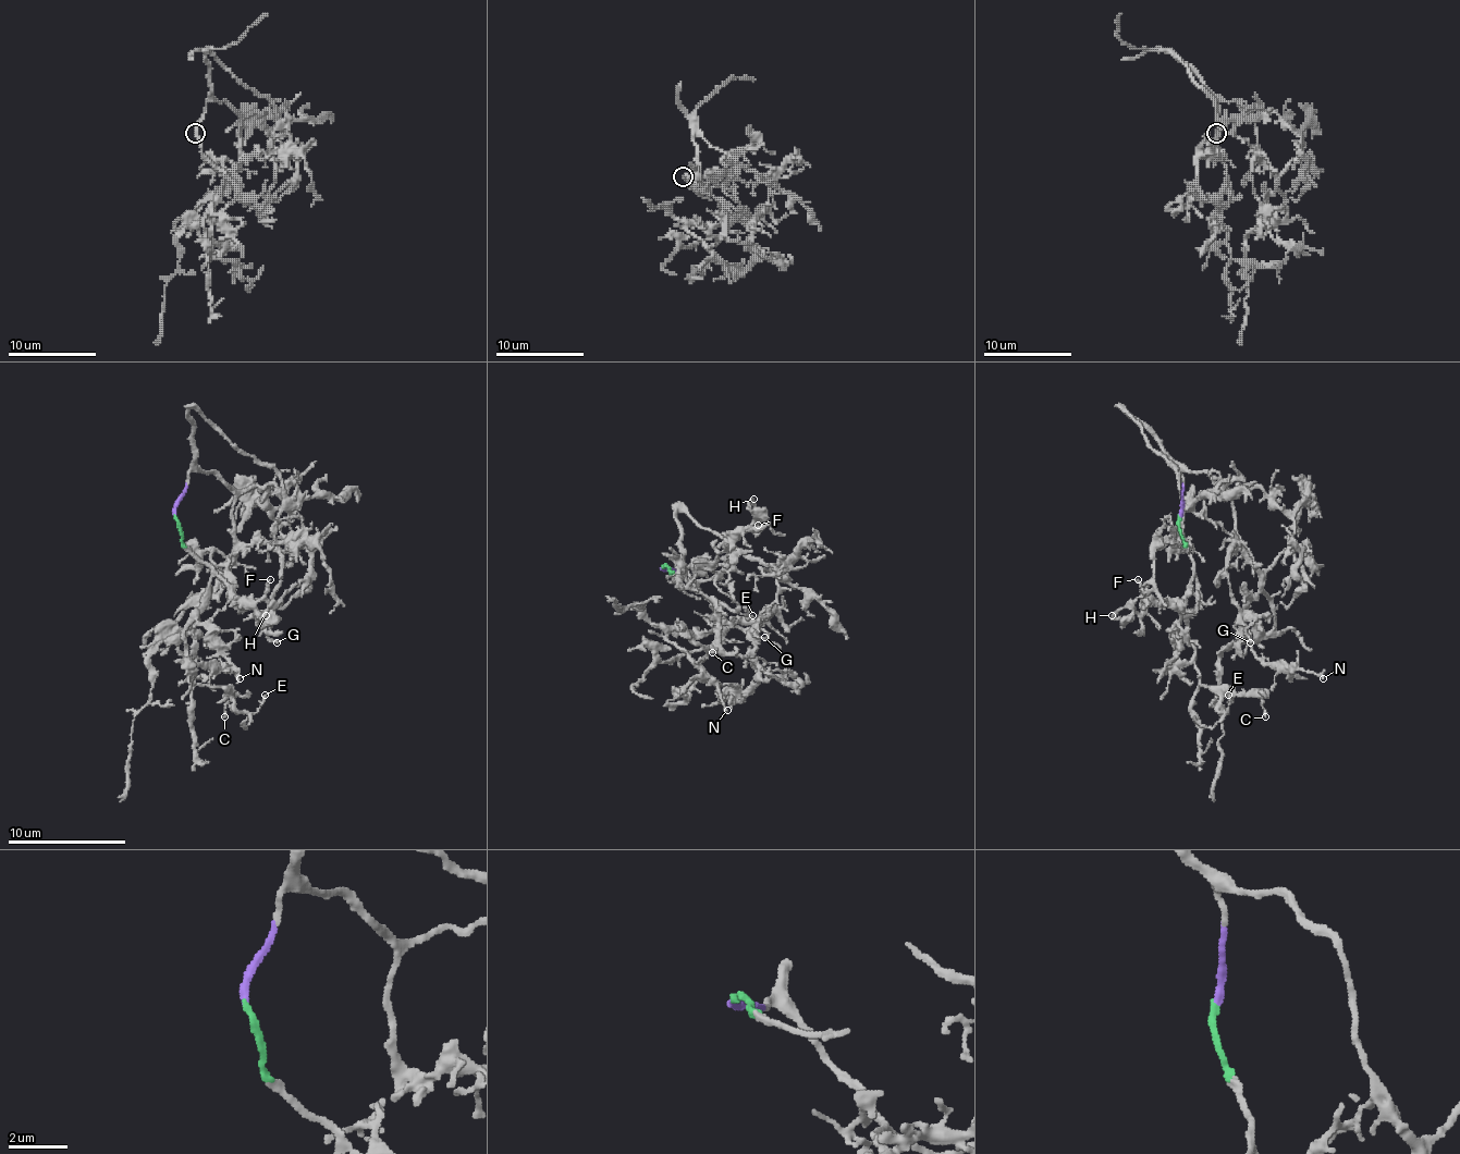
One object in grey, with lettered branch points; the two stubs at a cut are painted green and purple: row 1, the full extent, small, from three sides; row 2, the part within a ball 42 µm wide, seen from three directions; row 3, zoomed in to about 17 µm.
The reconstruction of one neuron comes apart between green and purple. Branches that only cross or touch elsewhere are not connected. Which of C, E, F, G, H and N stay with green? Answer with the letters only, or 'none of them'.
C, E, F, H

